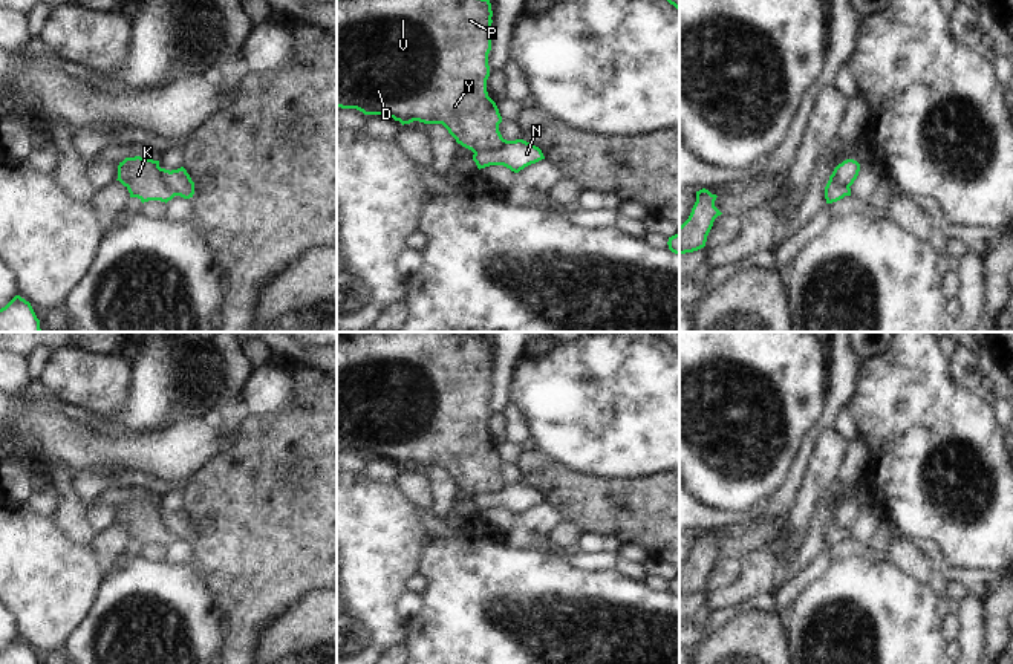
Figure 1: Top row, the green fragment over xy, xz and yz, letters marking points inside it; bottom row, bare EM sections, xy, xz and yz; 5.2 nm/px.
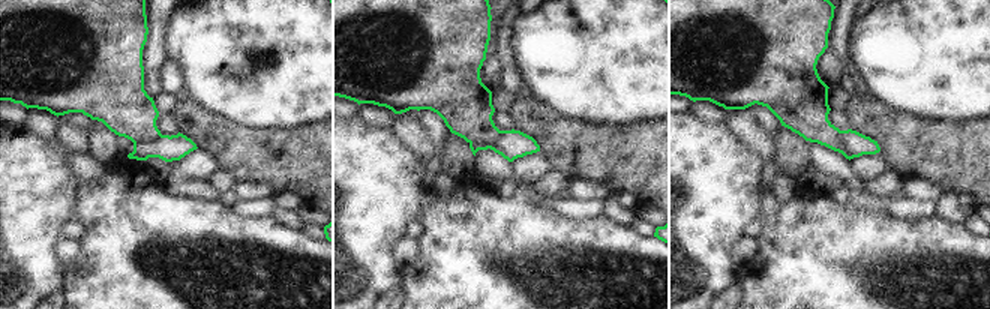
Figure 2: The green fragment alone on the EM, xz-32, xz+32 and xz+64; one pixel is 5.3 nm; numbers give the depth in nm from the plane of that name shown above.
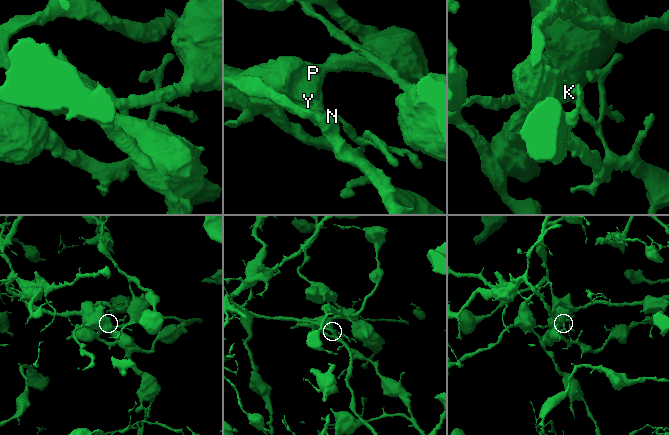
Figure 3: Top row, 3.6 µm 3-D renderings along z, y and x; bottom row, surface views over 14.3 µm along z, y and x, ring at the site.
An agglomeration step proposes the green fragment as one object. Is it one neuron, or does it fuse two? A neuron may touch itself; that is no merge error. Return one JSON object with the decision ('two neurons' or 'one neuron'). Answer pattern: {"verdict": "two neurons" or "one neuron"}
{"verdict": "two neurons"}

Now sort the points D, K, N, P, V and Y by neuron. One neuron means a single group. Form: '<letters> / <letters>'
D K P V Y / N

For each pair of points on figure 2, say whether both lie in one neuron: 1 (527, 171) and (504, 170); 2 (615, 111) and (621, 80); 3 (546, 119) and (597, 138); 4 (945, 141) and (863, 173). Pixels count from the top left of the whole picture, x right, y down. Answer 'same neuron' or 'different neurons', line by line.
1: different neurons
2: same neuron
3: same neuron
4: different neurons

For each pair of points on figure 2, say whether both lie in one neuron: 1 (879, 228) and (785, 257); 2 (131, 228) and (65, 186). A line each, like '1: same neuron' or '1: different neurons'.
1: same neuron
2: different neurons

